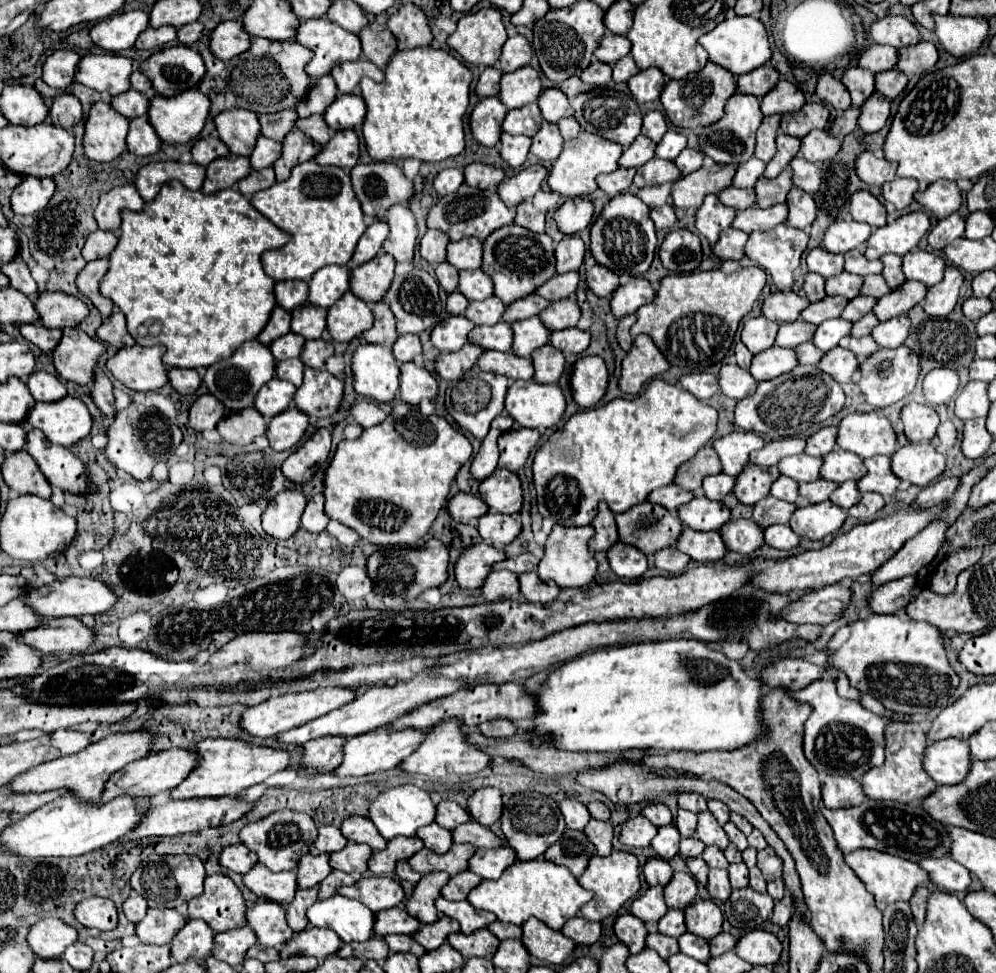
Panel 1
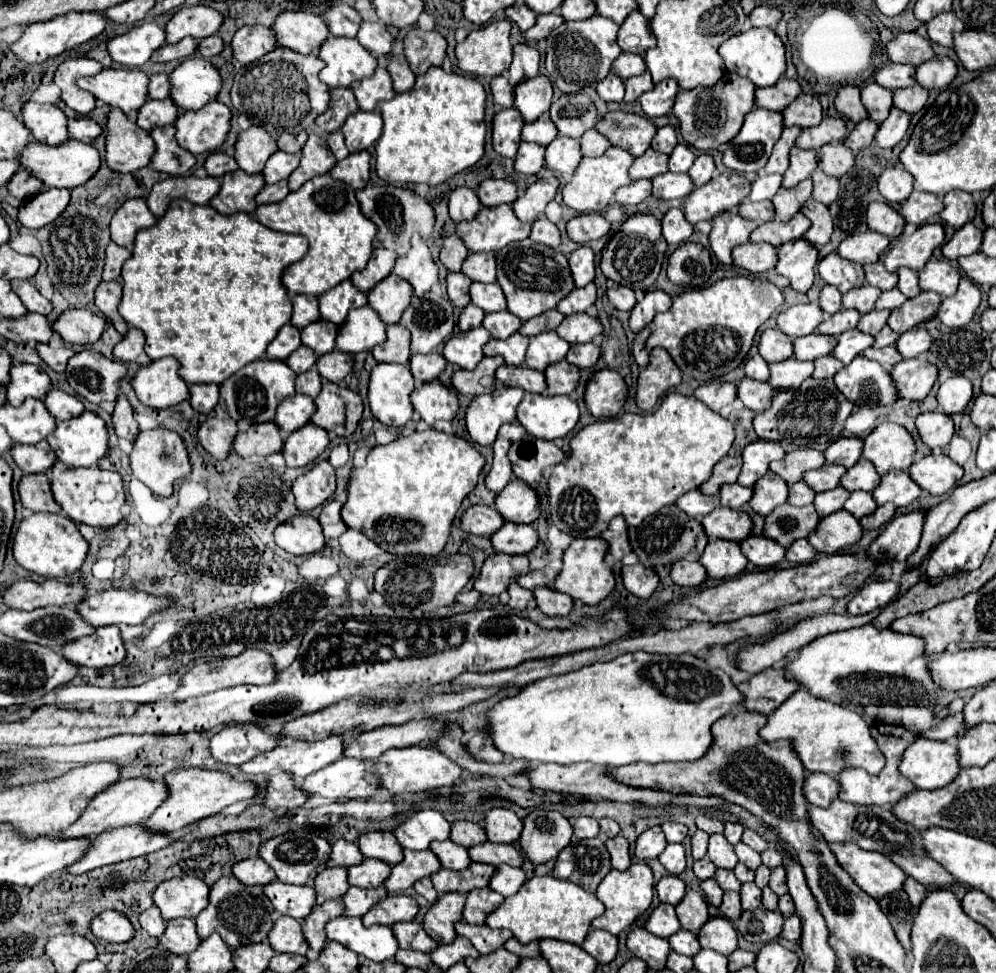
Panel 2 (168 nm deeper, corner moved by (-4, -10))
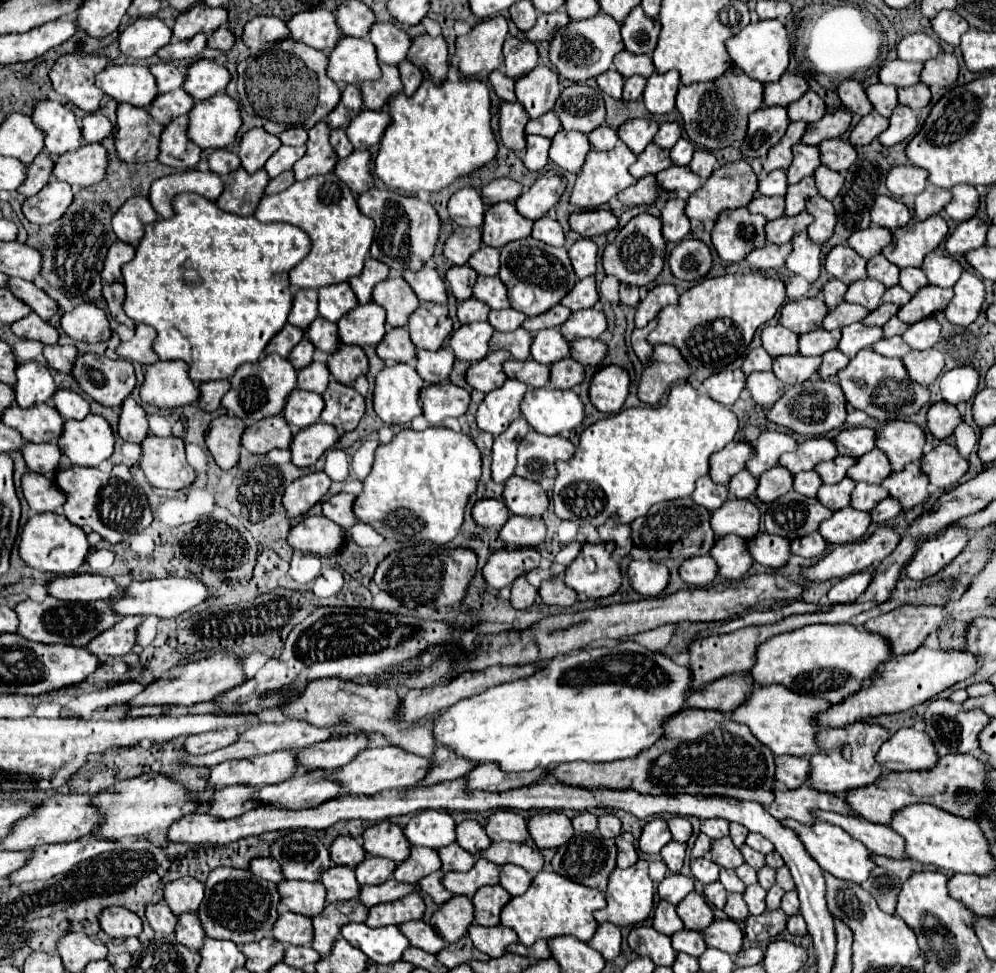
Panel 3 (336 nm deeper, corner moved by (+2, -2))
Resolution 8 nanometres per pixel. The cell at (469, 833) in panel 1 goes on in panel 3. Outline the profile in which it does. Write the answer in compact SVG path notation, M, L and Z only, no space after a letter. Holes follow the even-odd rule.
M492 842L490 848L480 850L480 858L486 858L494 864L516 864L522 866L526 872L538 874L544 866L544 860L536 848L520 842Z

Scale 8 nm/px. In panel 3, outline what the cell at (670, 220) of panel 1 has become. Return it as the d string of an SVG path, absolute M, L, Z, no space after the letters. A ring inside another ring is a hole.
M670 198L662 208L662 234L670 242L680 242L690 232L690 220L684 214L684 206L684 200Z

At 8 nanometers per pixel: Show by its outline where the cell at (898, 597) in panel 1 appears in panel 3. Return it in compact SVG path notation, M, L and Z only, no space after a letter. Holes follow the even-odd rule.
M856 572L846 576L844 580L836 582L832 586L832 590L828 592L828 600L832 604L846 604L846 602L854 602L870 584L872 574L870 572Z

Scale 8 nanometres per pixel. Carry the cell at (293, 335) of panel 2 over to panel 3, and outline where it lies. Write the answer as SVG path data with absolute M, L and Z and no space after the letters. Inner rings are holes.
M286 324L286 326L268 342L266 354L276 352L276 354L280 354L280 356L286 358L286 356L290 354L290 350L292 350L302 338L304 338L304 332L302 332L300 328L292 326L292 324Z

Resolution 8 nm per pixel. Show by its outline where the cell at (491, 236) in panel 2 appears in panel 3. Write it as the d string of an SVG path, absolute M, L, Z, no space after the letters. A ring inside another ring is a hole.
M500 202L486 210L484 216L484 228L482 228L482 240L486 246L502 248L502 244L508 244L510 240L520 240L522 236L530 236L532 220L526 220L514 204Z

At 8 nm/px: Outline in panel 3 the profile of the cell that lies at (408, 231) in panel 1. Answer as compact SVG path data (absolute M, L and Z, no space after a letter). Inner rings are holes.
M424 264L418 272L404 270L402 276L412 286L412 290L420 300L434 300L434 302L446 300L446 286L432 266Z

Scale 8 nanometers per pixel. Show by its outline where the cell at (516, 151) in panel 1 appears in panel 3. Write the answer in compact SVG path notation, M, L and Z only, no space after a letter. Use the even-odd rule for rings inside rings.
M526 136L526 150L522 162L528 170L542 170L548 164L550 140L544 136Z

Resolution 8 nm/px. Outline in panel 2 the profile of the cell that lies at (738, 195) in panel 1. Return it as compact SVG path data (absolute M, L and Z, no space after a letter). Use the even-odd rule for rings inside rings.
M746 200L744 204L740 204L740 216L750 218L750 220L758 220L758 222L770 222L770 220L774 220L776 212L774 212L774 204L770 200L766 200L766 202Z

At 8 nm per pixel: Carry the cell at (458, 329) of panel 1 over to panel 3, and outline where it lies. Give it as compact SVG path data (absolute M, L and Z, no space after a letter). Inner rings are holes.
M472 322L466 326L460 326L450 336L450 350L458 360L466 362L478 362L488 354L488 340L492 336L494 328L488 322Z

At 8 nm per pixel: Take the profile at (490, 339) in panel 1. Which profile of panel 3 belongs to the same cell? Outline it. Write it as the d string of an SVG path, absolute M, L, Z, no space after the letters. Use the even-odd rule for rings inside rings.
M518 328L510 334L504 332L494 332L492 340L490 340L490 350L508 350L512 354L512 358L516 360L528 360L530 358L530 340L532 334L526 332L524 328Z

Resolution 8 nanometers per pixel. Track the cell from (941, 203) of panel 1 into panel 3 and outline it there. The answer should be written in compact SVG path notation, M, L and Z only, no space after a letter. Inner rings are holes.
M958 184L952 188L952 200L950 204L946 204L944 210L954 222L964 222L976 214L978 202L980 200L976 188L970 188L968 184Z

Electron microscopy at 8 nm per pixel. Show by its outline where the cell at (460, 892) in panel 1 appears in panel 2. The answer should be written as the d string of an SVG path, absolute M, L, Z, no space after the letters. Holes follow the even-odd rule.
M482 888L482 890L470 892L468 898L466 898L464 922L468 922L468 924L484 924L486 916L490 912L494 912L502 902L504 902L504 896L500 896L492 888Z

